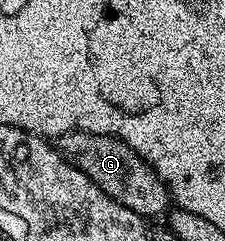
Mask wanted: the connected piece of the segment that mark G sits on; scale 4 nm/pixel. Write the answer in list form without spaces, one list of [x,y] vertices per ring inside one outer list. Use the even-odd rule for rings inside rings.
[[[73,130],[62,135],[60,153],[64,160],[68,160],[68,164],[72,164],[72,168],[80,168],[80,172],[84,172],[84,176],[88,176],[88,180],[100,188],[100,192],[112,196],[116,204],[124,204],[124,208],[142,215],[143,219],[151,220],[157,214],[165,215],[171,209],[170,189],[162,177],[135,150],[128,148],[124,140],[107,134]]]

